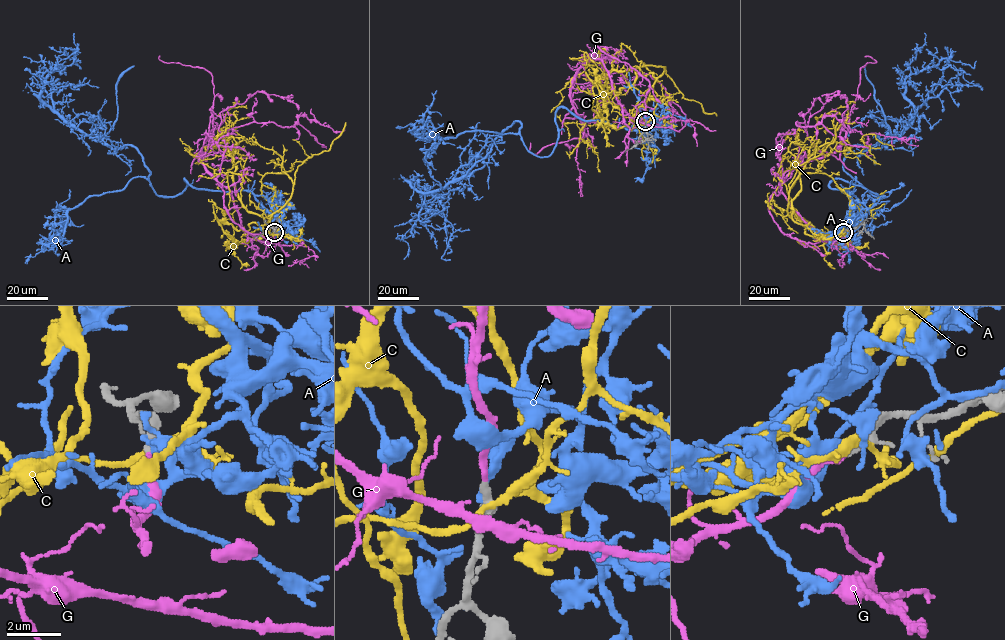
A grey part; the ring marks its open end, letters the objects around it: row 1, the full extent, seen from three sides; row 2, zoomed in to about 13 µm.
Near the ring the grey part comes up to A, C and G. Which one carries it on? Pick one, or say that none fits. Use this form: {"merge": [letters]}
{"merge": ["G"]}

